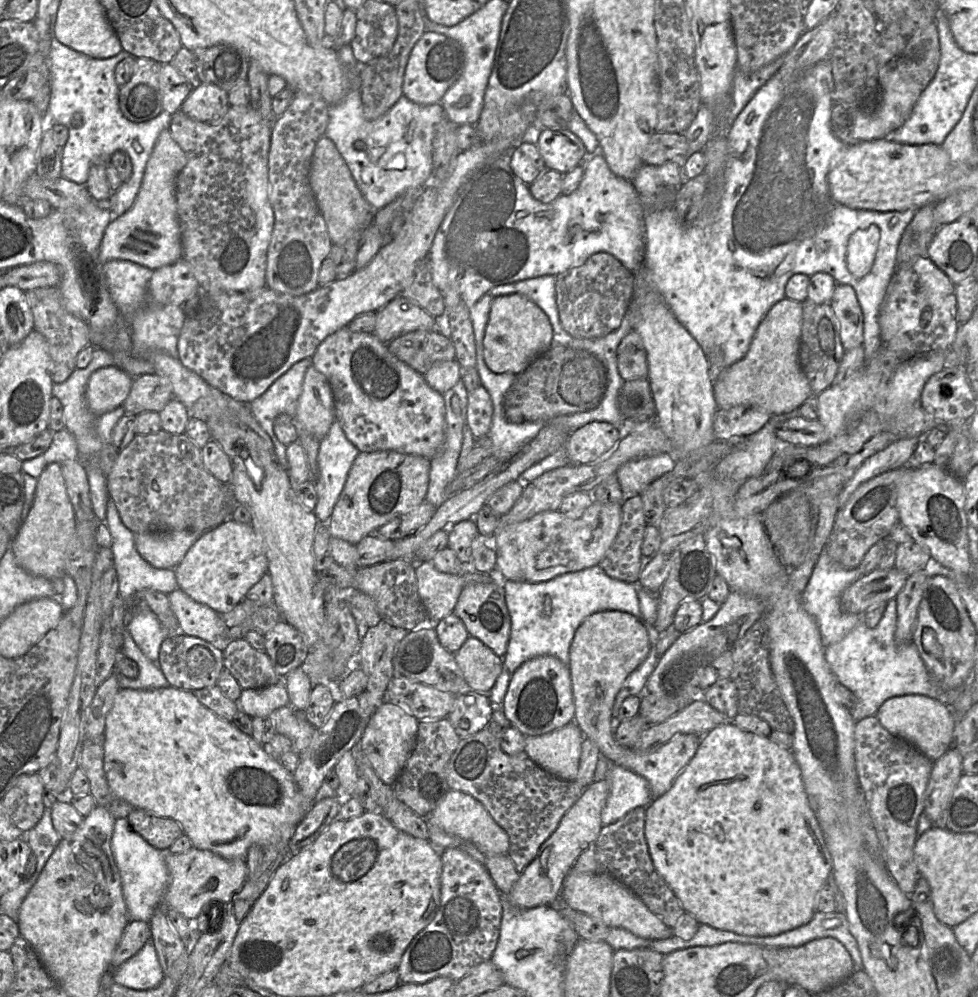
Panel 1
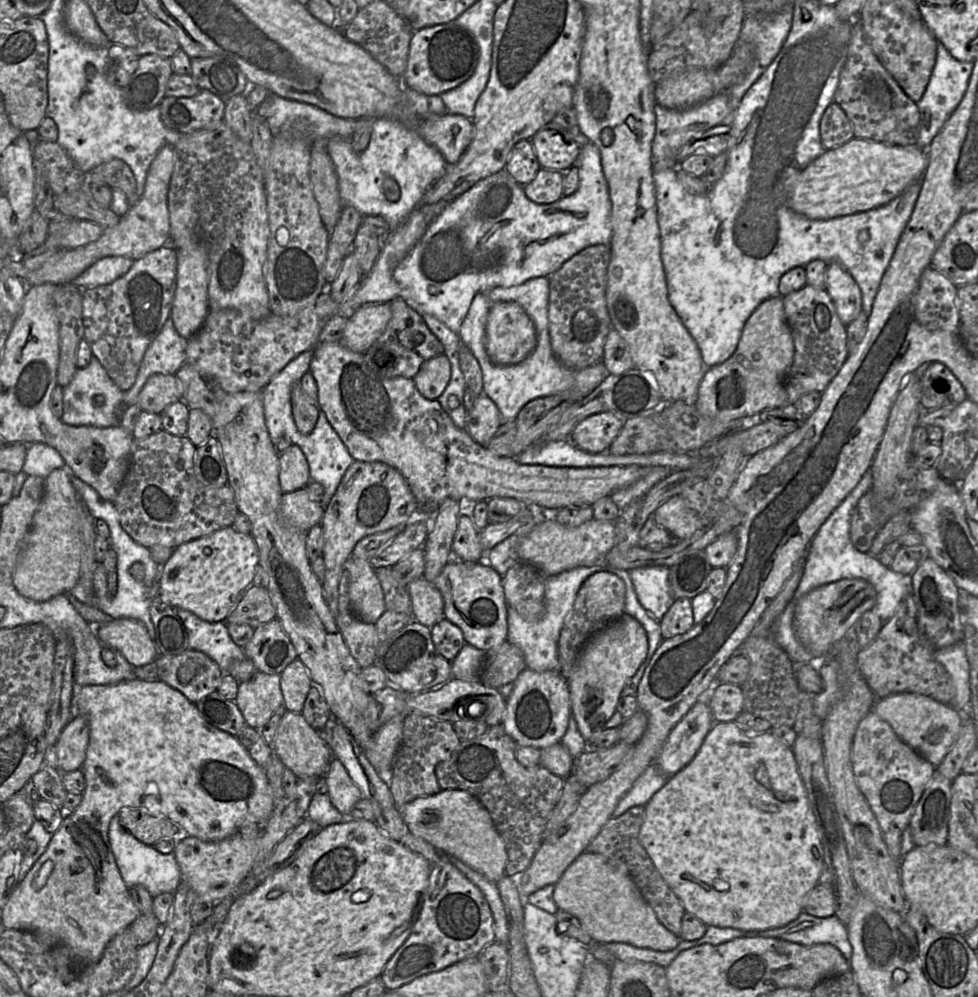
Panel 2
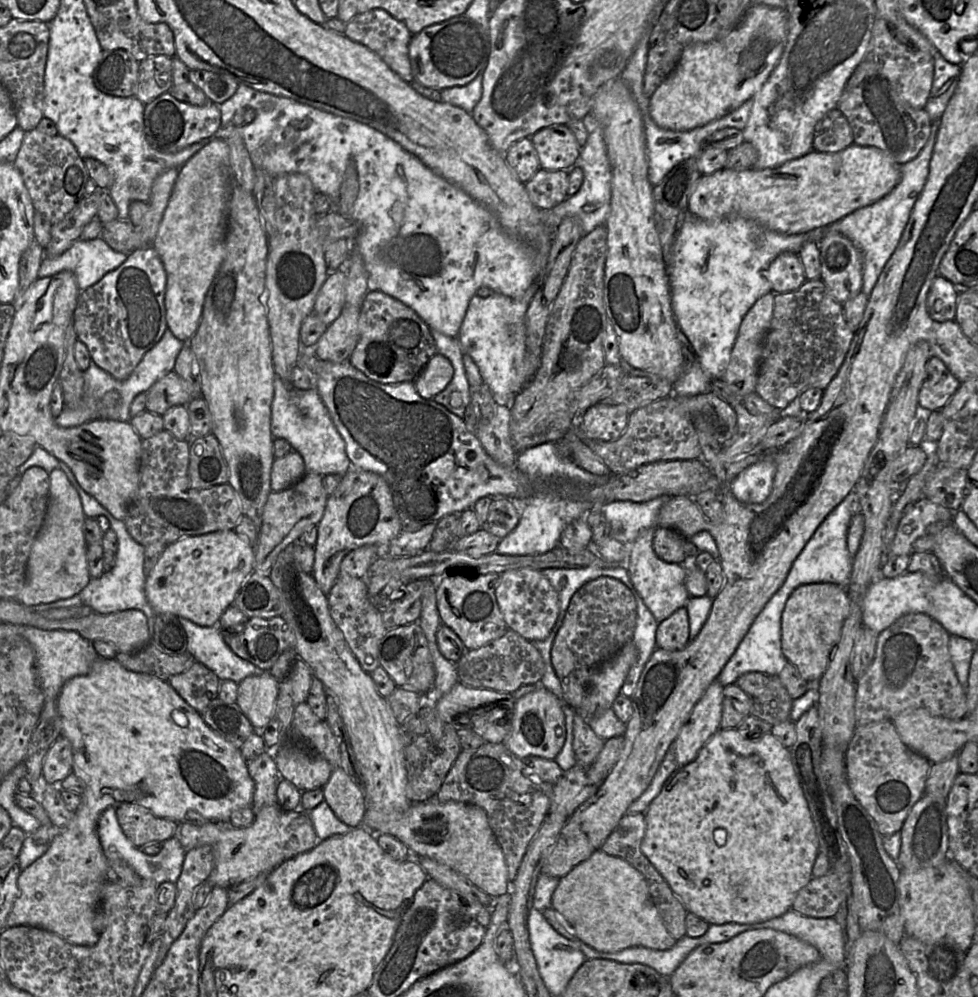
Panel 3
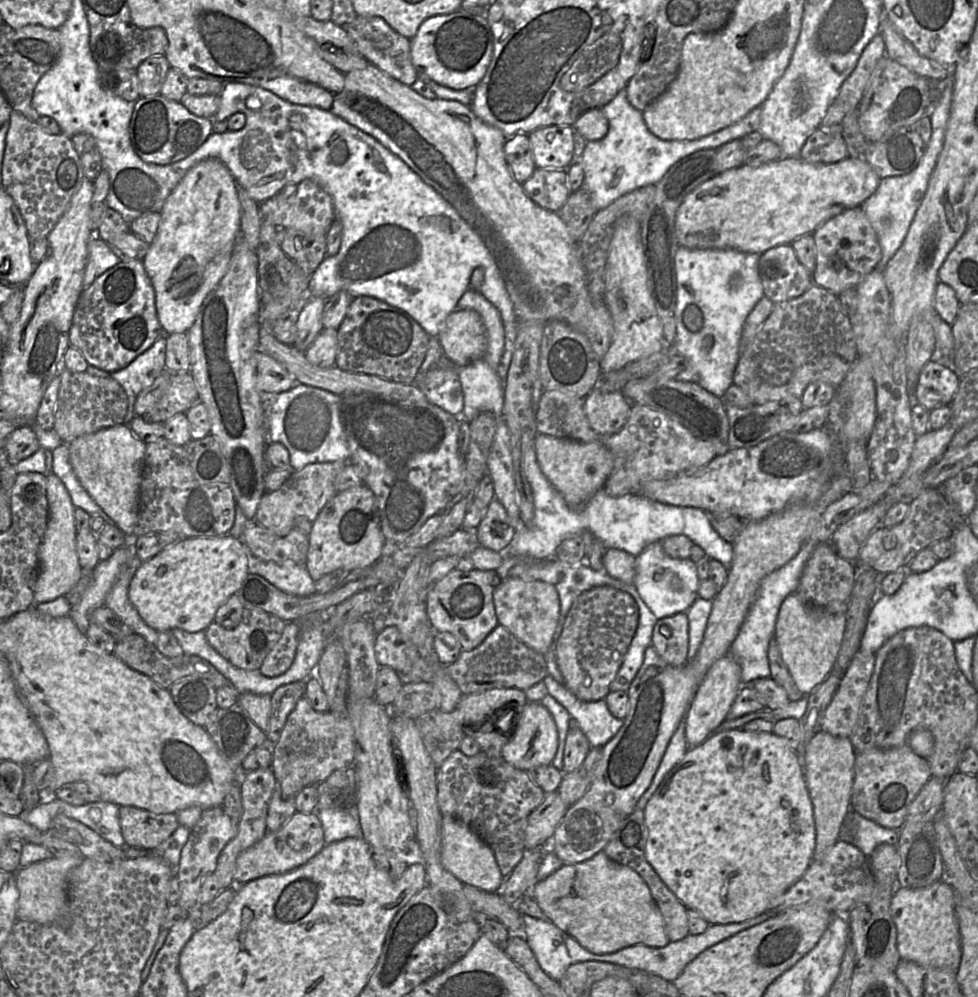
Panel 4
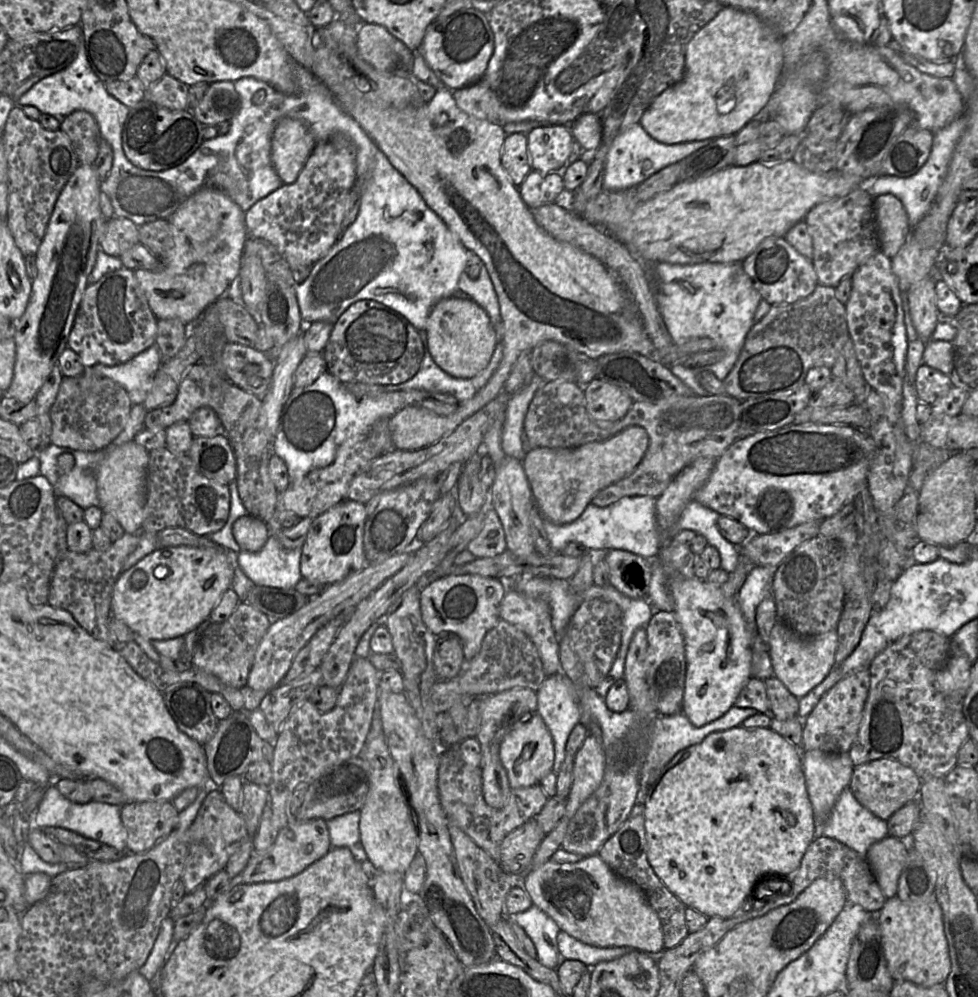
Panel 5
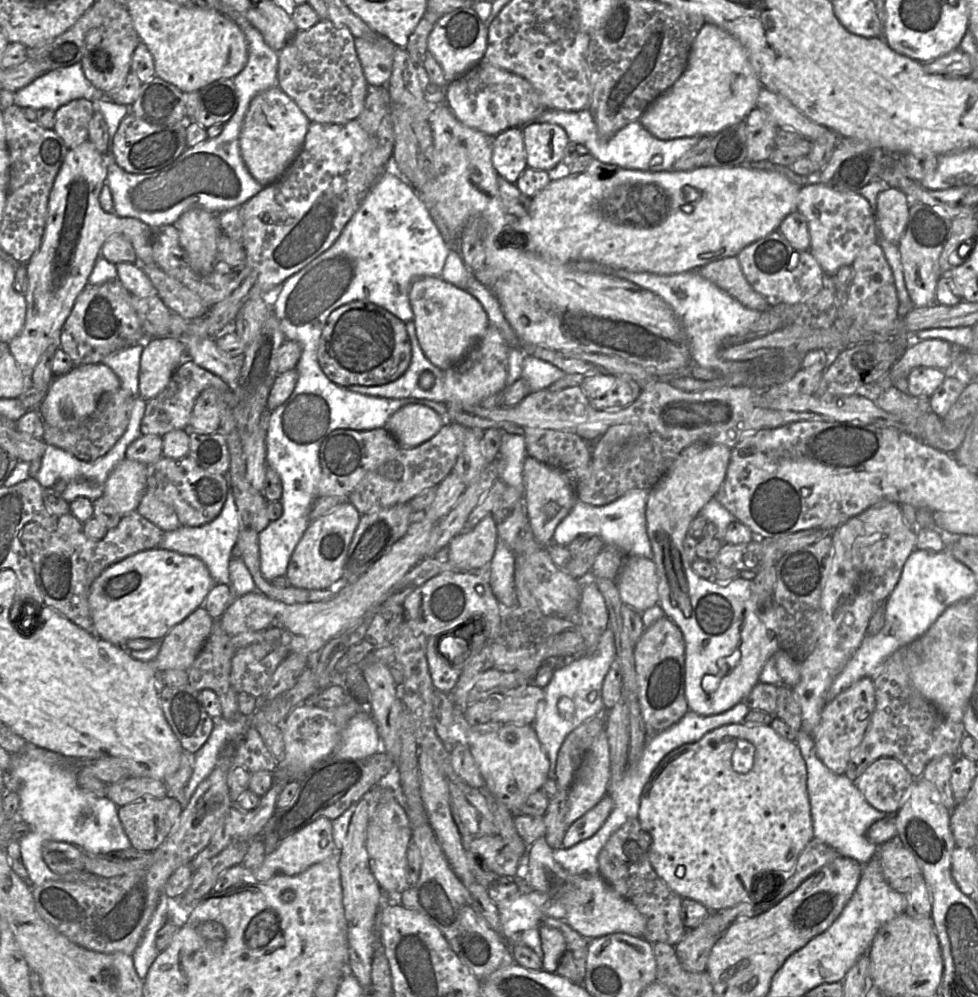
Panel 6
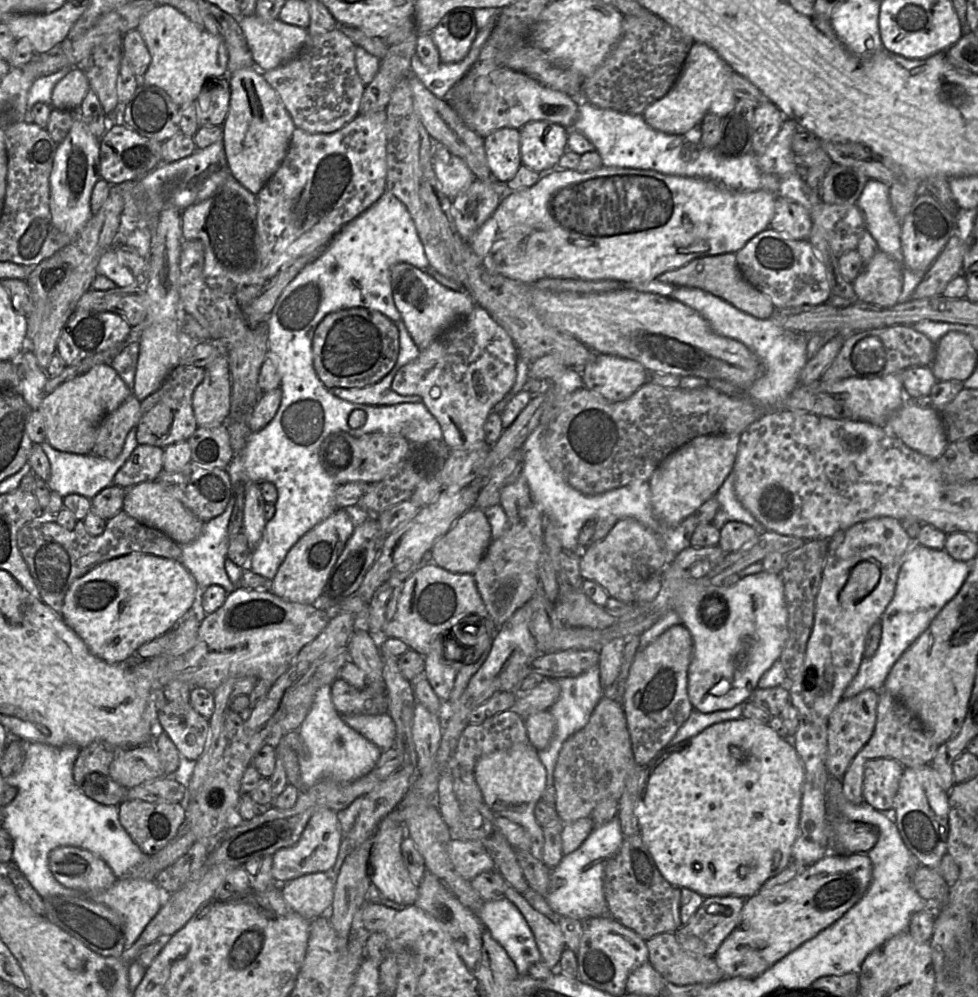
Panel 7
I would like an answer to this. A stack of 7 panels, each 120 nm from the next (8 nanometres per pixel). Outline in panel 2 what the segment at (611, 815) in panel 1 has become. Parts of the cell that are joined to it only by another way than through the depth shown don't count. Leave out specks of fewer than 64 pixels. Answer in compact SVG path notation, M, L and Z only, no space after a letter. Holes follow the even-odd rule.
M651 764L620 799L611 818L618 818L635 806L645 807L667 781L668 777L660 768L656 764Z

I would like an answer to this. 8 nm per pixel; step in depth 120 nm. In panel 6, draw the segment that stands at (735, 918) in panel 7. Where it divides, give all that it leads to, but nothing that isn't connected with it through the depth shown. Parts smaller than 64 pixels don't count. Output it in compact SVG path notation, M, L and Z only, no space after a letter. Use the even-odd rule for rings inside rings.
M714 912L709 913L695 928L688 929L675 945L676 955L682 967L693 973L706 971L711 949L721 935Z

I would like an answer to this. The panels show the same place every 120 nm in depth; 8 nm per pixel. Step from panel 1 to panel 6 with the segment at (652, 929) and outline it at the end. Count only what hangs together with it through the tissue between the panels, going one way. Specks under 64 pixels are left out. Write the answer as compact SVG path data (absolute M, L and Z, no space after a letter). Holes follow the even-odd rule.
M539 838L527 850L522 875L526 885L560 903L566 910L565 921L580 935L595 939L612 933L642 937L646 918L629 901L615 892L599 874L574 875L565 870L553 857L553 849L545 838Z

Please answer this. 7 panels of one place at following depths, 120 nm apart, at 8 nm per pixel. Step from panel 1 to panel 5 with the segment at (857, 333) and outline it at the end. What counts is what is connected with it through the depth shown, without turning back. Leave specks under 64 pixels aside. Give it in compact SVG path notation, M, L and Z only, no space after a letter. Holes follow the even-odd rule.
M855 189L844 197L817 204L804 221L812 237L812 263L820 285L836 288L843 278L851 278L855 270L880 249L874 199L866 190Z

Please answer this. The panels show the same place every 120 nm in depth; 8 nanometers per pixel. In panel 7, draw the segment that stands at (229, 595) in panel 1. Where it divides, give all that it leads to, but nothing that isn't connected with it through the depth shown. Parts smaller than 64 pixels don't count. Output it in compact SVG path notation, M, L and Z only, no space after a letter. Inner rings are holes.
M131 553L106 561L75 580L65 596L61 617L64 622L85 642L93 655L109 664L120 663L135 654L136 650L143 644L146 644L147 642L174 629L178 622L180 622L192 608L198 592L199 586L195 578L181 562L151 554Z

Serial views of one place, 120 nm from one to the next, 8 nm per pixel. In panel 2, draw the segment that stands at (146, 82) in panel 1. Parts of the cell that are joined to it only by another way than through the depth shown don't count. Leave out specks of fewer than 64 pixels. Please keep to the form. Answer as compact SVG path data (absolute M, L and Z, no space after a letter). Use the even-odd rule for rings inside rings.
M155 54L139 57L138 66L128 84L123 87L123 99L127 107L134 112L148 111L157 107L166 96L168 80L173 73L170 59Z

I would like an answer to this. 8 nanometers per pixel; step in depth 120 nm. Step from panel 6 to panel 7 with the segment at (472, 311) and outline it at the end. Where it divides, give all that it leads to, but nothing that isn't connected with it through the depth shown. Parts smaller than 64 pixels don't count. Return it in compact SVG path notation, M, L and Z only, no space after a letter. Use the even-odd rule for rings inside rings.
M408 263L391 267L391 287L396 308L416 346L425 349L443 331L468 315L477 305L466 290L452 290L438 283L427 270Z

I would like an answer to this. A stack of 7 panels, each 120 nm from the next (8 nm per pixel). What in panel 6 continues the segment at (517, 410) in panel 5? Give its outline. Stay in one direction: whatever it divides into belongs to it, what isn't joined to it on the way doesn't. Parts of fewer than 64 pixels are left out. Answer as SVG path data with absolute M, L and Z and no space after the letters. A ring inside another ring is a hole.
M525 354L521 378L527 381L529 392L547 389L566 373L555 365Z

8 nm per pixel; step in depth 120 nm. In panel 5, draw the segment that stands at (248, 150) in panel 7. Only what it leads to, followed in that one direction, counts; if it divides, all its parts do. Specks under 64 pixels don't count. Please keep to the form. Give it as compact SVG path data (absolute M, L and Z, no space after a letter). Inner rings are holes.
M282 118L271 139L271 159L284 184L293 183L315 147L315 140L299 120Z

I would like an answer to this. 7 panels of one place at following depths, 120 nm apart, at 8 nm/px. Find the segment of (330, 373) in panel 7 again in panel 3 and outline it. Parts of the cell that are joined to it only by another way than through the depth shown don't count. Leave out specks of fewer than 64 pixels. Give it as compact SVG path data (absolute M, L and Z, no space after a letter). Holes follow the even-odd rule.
M369 291L361 305L359 341L348 361L368 378L383 384L414 382L437 347L430 328L410 307L380 291Z

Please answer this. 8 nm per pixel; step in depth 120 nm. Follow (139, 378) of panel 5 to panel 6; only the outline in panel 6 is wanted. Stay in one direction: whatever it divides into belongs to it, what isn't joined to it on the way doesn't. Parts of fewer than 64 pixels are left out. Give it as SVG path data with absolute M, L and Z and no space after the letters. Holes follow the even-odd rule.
M135 344L102 360L119 378L120 388L126 390L135 398L139 396L139 371L140 360L144 350L142 344Z

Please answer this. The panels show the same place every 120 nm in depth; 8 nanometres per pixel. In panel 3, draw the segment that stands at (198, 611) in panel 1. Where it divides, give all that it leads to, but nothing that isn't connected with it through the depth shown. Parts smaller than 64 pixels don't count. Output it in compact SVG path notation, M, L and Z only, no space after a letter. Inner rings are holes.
M184 617L179 620L187 634L187 652L211 669L221 681L232 680L239 684L248 676L268 672L236 655L225 643L218 625L202 627Z

